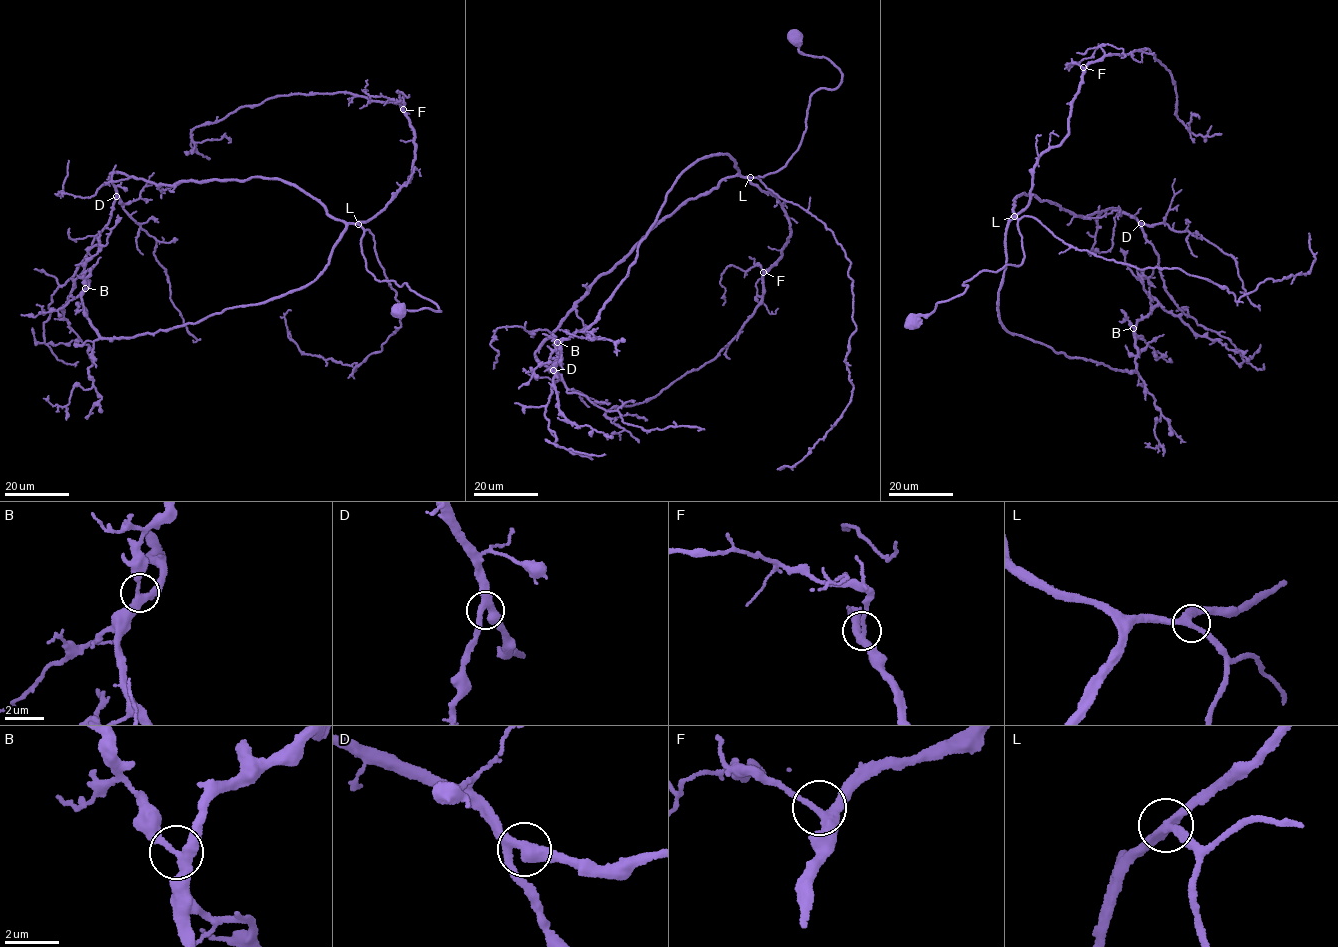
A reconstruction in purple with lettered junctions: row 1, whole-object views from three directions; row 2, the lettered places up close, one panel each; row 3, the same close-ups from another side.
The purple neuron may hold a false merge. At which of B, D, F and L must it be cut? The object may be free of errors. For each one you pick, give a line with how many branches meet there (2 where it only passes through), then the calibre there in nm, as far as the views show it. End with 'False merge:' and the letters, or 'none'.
False merge: none

